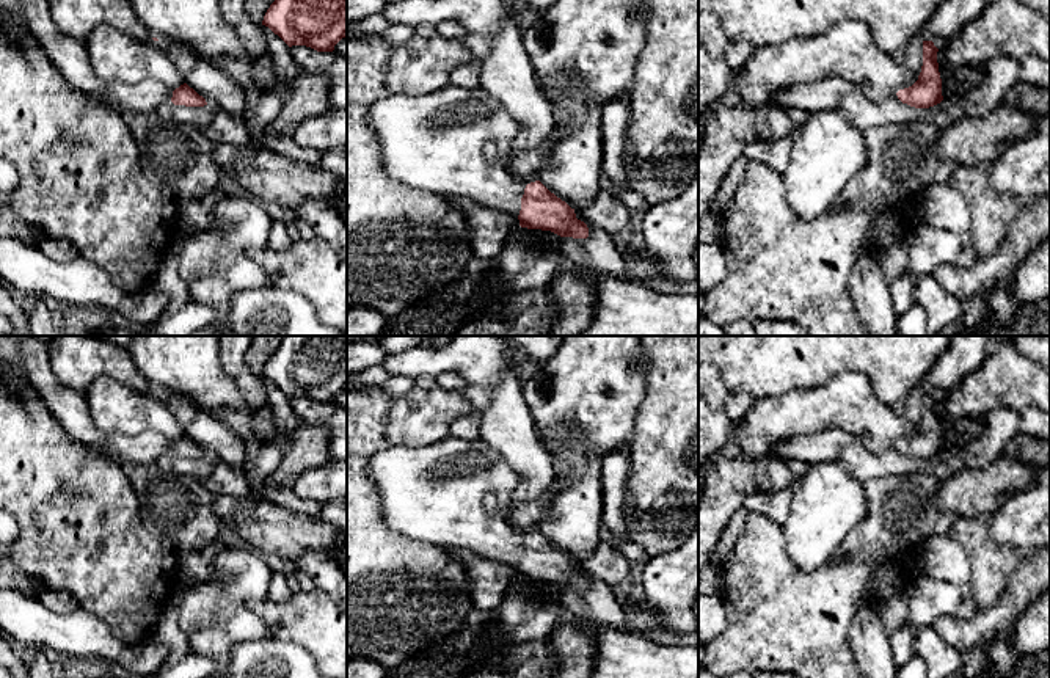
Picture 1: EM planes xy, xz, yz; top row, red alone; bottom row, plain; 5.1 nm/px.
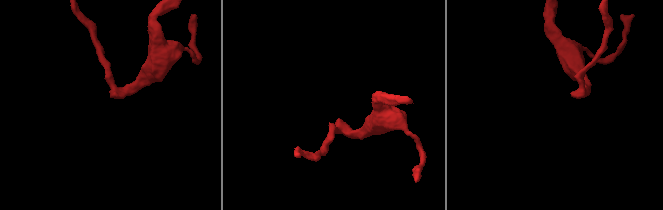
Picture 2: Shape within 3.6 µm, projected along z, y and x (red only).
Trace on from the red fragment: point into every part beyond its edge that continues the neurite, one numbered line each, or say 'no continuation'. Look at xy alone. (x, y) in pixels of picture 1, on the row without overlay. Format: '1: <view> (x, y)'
1: xy (143, 448)

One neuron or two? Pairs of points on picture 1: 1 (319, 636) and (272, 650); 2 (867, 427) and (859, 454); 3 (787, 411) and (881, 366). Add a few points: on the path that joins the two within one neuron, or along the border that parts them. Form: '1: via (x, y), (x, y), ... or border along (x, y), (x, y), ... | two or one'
1: border along (272, 634), (302, 645), (316, 661) | two
2: border along (827, 429), (851, 432), (873, 452), (895, 446) | two
3: border along (827, 380), (846, 371), (859, 371), (885, 404) | two

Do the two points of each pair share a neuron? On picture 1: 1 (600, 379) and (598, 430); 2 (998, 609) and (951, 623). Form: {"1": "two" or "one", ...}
{"1": "one", "2": "one"}

